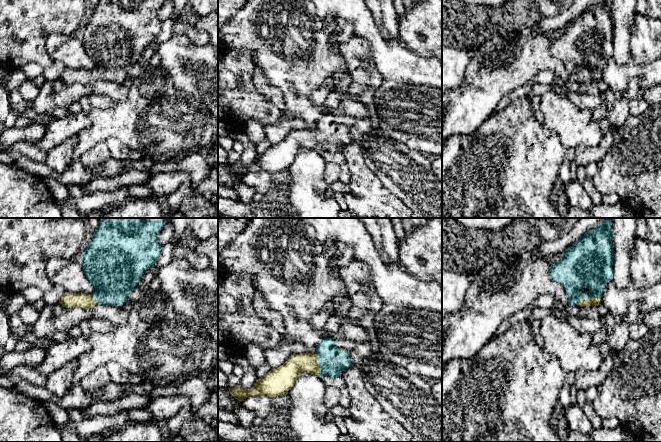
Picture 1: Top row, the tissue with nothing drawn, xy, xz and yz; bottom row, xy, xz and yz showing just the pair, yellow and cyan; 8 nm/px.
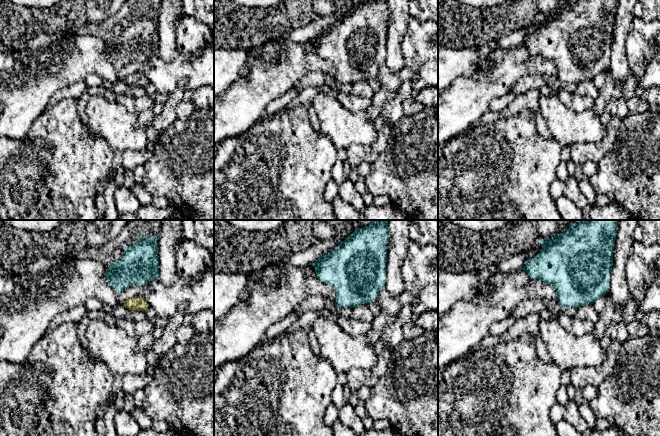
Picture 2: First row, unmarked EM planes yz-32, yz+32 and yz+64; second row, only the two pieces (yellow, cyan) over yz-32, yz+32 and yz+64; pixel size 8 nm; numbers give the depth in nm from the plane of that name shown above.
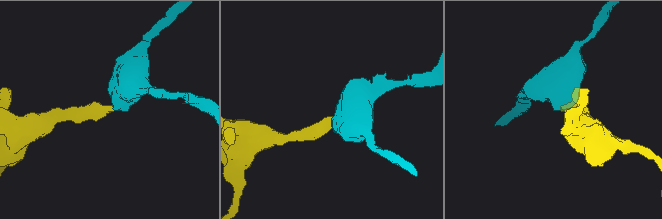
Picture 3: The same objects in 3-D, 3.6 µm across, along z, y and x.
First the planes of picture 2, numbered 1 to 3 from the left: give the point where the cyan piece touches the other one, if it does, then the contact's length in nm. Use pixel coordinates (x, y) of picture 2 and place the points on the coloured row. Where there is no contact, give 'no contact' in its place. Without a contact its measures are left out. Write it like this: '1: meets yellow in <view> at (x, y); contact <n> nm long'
1: no contact
2: no contact
3: no contact

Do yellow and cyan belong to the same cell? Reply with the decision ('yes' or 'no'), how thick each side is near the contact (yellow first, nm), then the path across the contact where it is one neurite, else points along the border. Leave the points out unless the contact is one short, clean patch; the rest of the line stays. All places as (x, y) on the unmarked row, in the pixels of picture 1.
yes; 60 nm thick on the yellow side, 340 nm on the other; runs through yz (590, 77), (588, 74), (592, 70), (590, 43)

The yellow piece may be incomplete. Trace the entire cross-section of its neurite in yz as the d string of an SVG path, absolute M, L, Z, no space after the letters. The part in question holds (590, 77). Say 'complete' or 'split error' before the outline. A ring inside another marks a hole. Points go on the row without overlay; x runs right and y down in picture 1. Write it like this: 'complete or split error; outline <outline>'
split error; outline M599 0L562 29L559 37L550 36L550 53L564 63L568 71L568 80L580 83L599 81L605 60L613 55L612 14L612 0Z

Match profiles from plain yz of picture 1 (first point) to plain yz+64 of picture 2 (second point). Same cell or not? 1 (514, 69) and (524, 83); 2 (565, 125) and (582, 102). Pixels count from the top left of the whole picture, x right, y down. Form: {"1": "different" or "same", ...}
{"1": "different", "2": "different"}

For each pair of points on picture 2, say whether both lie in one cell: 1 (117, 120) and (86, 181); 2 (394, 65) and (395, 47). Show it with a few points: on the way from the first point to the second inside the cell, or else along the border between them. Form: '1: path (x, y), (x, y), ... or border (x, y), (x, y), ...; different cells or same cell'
1: border (87, 127), (90, 133), (102, 138), (114, 151); different cells
2: path (394, 61), (394, 51); same cell

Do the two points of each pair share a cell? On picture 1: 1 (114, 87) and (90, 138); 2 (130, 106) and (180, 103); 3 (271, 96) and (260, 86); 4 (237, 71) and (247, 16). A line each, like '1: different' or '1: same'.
1: different
2: same
3: same
4: different

